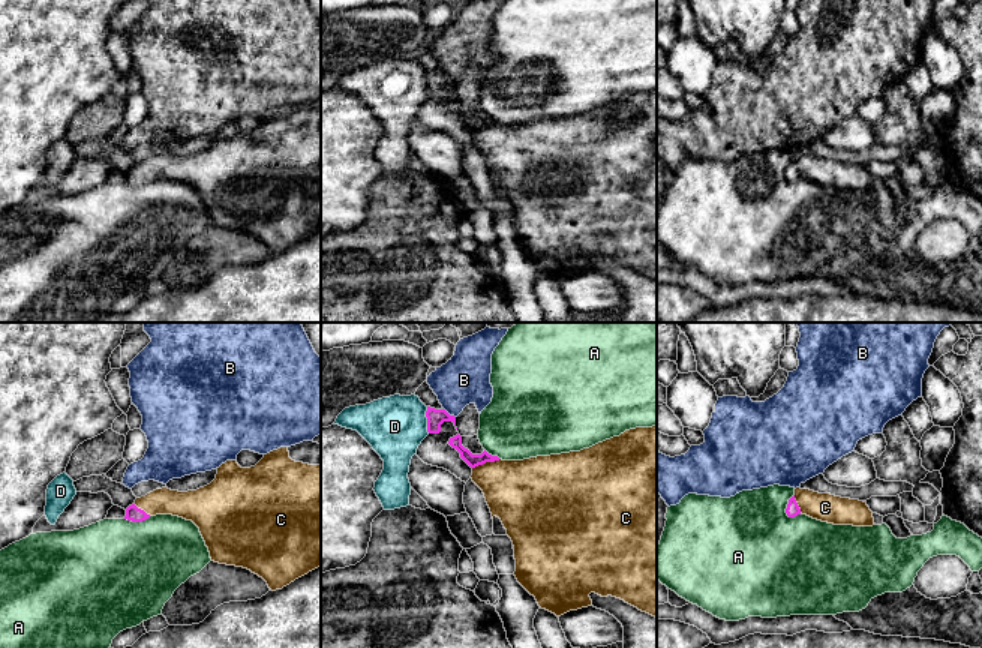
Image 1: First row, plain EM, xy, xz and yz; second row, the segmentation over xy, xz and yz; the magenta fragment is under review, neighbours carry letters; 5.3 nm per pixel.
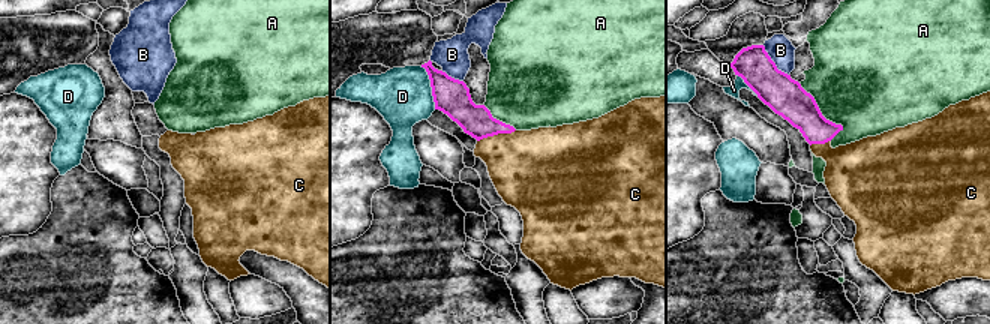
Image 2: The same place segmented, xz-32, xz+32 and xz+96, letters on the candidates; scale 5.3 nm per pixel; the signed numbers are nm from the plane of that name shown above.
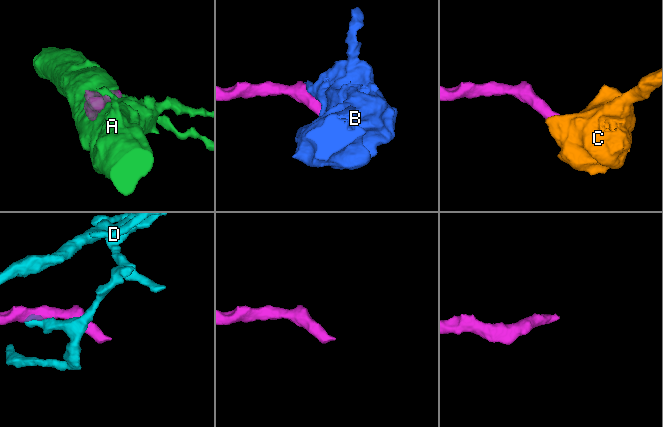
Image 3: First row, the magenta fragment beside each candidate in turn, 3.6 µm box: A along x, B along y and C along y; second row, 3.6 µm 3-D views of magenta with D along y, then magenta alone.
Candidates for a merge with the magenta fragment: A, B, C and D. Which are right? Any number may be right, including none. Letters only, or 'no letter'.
C

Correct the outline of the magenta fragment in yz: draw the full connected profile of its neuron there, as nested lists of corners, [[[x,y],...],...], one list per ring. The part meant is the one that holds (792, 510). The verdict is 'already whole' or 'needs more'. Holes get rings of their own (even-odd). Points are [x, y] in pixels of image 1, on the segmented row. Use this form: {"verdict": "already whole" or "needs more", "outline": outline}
{"verdict": "needs more", "outline": [[[801,488],[795,489],[795,495],[789,500],[786,513],[789,518],[795,518],[802,513],[834,525],[876,525],[873,512],[867,502]]]}

